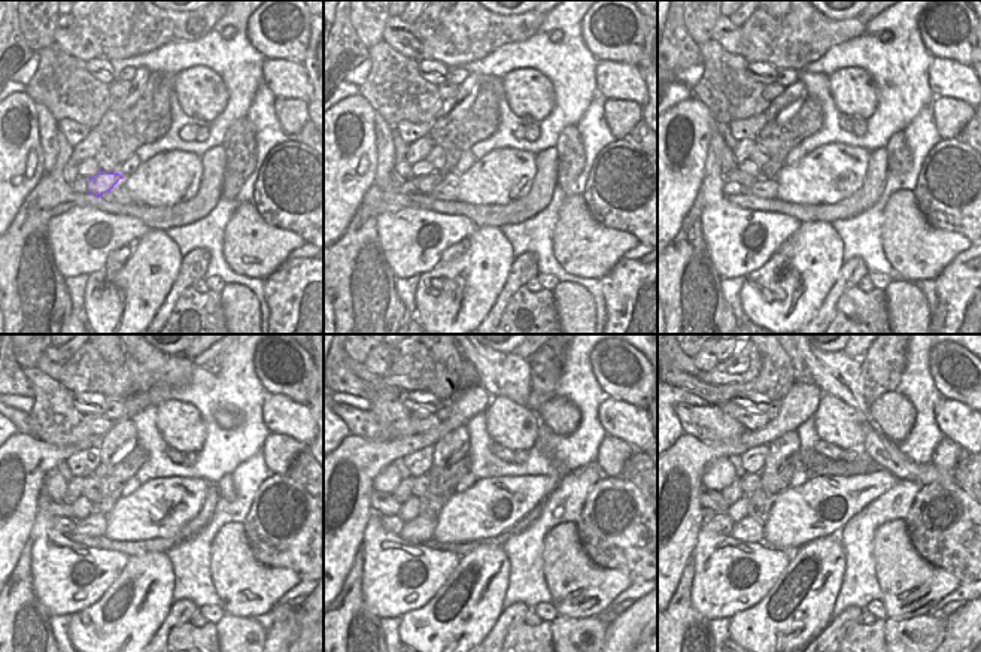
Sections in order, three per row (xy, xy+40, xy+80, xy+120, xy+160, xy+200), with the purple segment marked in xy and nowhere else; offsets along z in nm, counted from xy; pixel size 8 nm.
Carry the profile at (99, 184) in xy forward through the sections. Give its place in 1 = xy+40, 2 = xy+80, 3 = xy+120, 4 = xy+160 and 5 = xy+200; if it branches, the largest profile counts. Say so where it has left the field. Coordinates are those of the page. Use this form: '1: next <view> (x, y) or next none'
1: next xy+40 (427, 184)
2: next xy+80 (734, 175)
3: next xy+120 (46, 503)
4: next xy+160 (383, 503)
5: next xy+200 (708, 499)

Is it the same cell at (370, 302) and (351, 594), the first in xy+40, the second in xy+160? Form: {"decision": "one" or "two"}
{"decision": "one"}

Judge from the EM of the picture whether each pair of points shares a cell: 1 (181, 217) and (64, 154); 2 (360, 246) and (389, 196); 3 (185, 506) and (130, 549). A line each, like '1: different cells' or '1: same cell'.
1: same cell
2: same cell
3: different cells

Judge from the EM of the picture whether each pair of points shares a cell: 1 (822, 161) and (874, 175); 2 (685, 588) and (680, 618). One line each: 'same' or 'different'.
1: different
2: same

